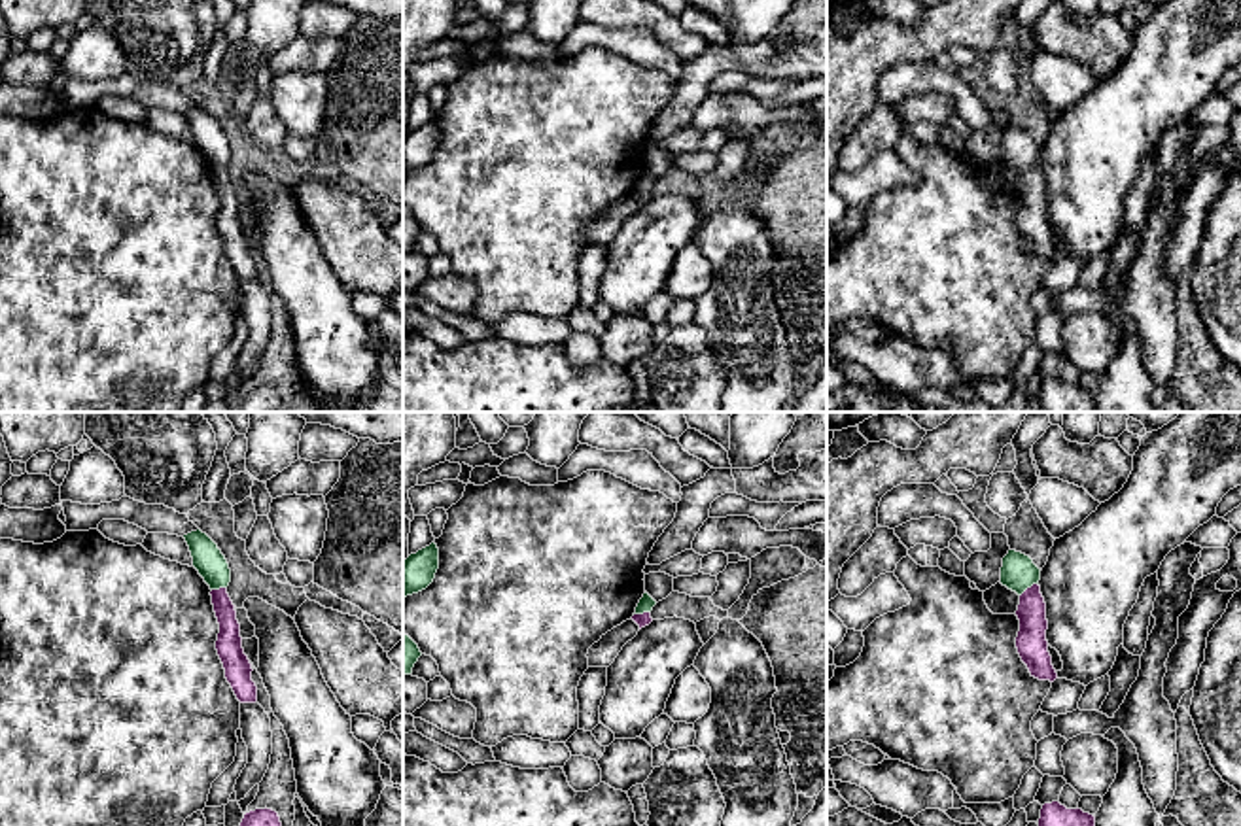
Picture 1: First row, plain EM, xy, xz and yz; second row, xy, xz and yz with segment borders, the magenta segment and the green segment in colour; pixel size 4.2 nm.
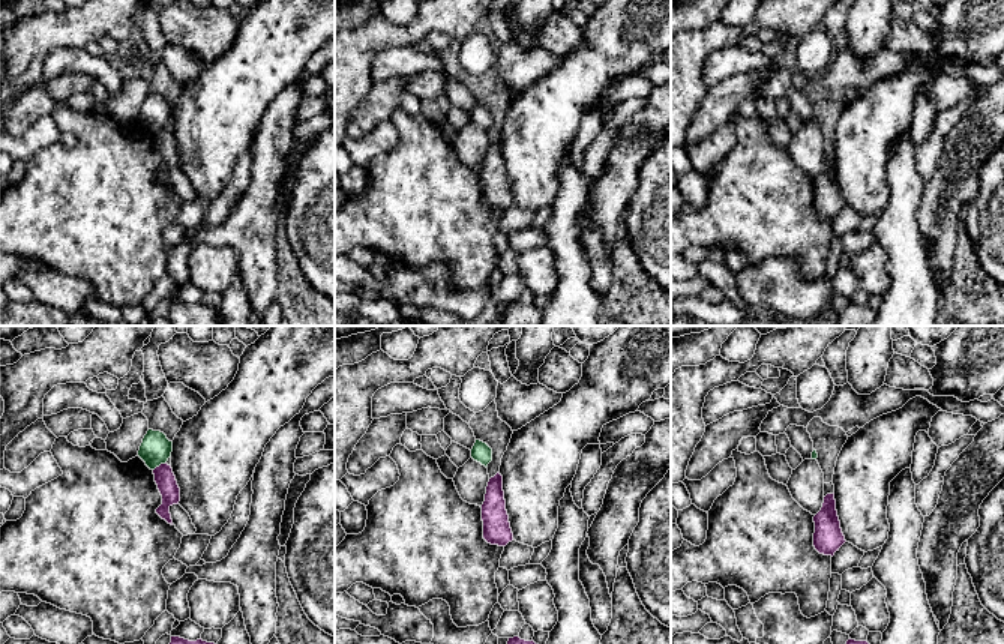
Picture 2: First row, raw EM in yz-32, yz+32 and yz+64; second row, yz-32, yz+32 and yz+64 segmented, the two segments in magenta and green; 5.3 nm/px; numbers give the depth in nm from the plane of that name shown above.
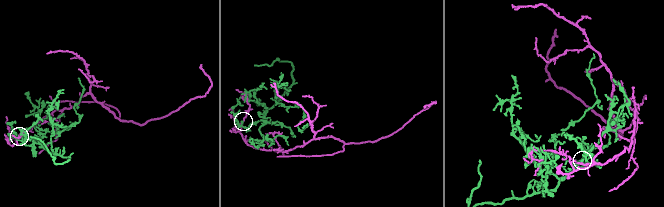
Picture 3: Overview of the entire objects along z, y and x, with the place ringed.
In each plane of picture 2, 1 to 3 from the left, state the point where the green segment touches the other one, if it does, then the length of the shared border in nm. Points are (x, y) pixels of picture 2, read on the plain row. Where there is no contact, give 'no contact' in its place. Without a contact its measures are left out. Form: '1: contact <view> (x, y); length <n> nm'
1: contact yz-32 (161, 128); length 90 nm
2: no contact
3: no contact

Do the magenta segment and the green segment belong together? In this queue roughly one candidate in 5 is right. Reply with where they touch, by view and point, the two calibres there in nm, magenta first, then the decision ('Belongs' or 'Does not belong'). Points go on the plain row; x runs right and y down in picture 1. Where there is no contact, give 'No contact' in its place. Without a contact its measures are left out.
Touches magenta at yz (1028, 165). Thickness 130 nm (magenta) against 150 nm. Does not belong

